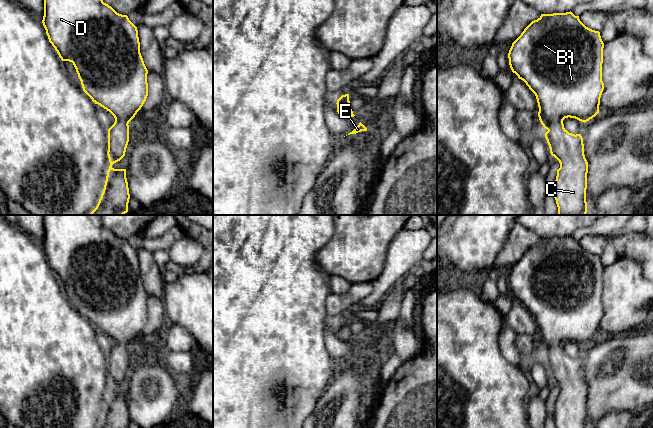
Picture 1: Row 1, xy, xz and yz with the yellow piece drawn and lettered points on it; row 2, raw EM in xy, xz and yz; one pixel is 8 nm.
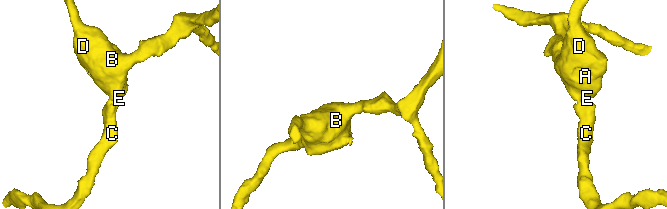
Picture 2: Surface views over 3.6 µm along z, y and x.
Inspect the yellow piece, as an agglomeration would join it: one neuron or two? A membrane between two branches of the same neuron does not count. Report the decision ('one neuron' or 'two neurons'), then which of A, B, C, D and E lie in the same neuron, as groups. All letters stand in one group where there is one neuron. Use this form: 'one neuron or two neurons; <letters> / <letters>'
one neuron; A B C D E

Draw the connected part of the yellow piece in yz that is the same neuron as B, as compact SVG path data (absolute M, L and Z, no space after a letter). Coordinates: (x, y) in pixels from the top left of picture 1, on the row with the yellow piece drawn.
M571 11L566 13L553 13L553 14L541 14L541 16L532 21L521 33L521 35L512 43L512 46L508 53L509 65L513 73L515 73L519 79L523 80L529 89L535 94L539 112L538 117L545 129L548 131L545 133L545 138L550 148L550 153L560 163L560 168L557 170L557 176L554 186L554 198L558 207L558 215L586 215L587 202L586 202L586 189L587 189L587 173L588 162L584 155L584 144L581 134L569 133L563 124L565 118L575 118L581 122L587 122L599 113L600 98L604 90L604 83L602 81L602 63L603 63L603 48L604 43L601 39L600 32L592 30L586 27L579 19L579 16L575 16Z

